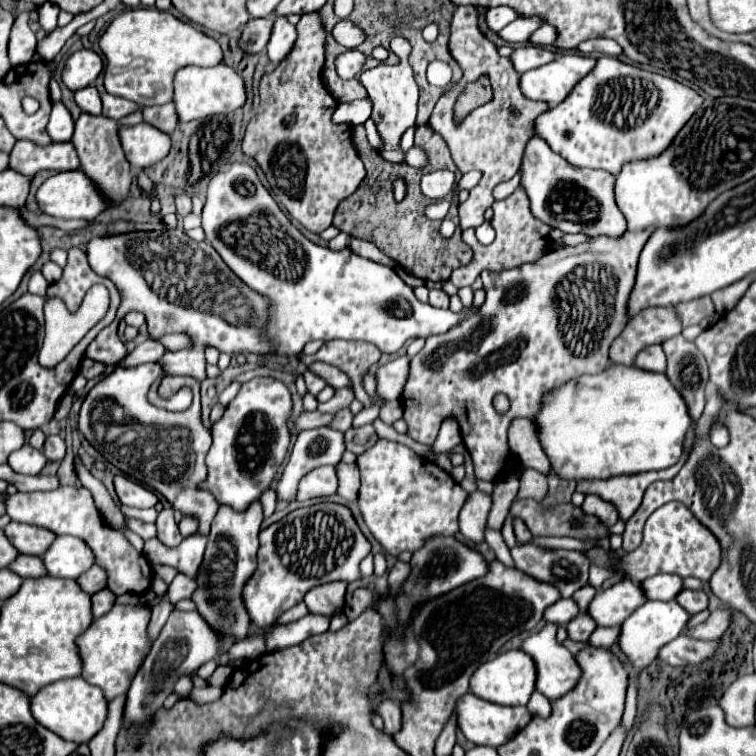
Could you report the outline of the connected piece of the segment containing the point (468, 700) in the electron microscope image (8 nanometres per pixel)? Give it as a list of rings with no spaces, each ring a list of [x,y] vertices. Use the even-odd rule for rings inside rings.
[[[465,693],[463,697],[457,699],[455,715],[457,715],[457,727],[463,731],[463,735],[471,743],[491,745],[491,747],[499,747],[501,743],[507,743],[531,719],[531,713],[527,711],[527,707],[495,705],[495,703],[489,703],[489,701],[483,701],[483,699],[475,697],[473,693]]]

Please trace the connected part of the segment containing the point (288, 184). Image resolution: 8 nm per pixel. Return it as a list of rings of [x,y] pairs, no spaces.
[[[317,13],[303,15],[297,23],[297,41],[291,53],[279,63],[279,67],[271,75],[263,75],[259,83],[259,97],[261,97],[261,113],[249,121],[245,137],[243,137],[243,153],[253,157],[261,171],[265,173],[273,199],[289,211],[293,219],[297,219],[305,229],[311,233],[325,231],[335,215],[337,205],[353,195],[361,181],[365,179],[365,165],[359,159],[349,125],[335,125],[331,123],[331,115],[337,107],[331,93],[325,89],[321,79],[321,69],[325,63],[325,31],[321,29],[321,21]]]

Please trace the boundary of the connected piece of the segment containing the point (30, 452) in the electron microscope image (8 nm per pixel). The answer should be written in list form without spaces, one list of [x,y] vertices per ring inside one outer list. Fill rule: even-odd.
[[[23,445],[21,449],[13,451],[7,459],[7,465],[15,471],[15,473],[21,473],[21,475],[37,475],[41,473],[41,469],[45,467],[47,459],[41,451],[29,447],[29,445]]]

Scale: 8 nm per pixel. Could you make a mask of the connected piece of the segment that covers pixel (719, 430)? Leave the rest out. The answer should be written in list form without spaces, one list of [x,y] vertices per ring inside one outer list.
[[[723,425],[713,427],[713,431],[711,431],[711,443],[715,447],[725,447],[725,443],[729,443],[729,433],[727,433],[727,429]]]

